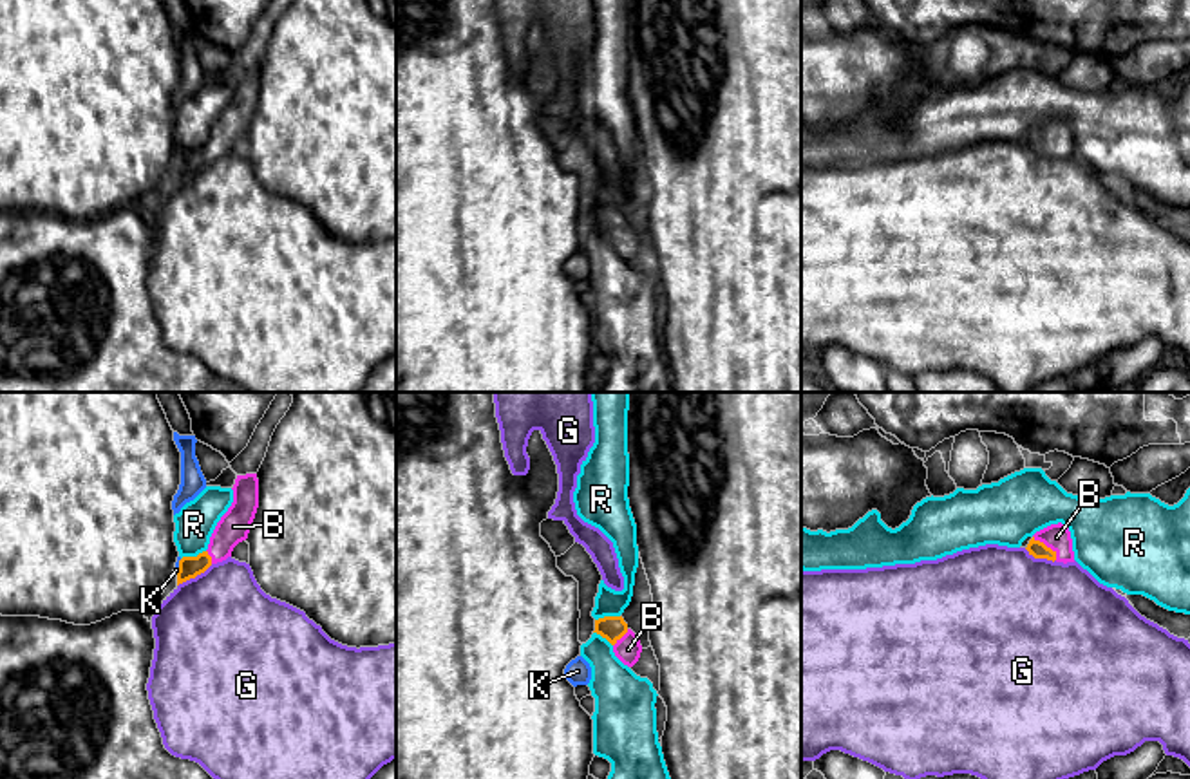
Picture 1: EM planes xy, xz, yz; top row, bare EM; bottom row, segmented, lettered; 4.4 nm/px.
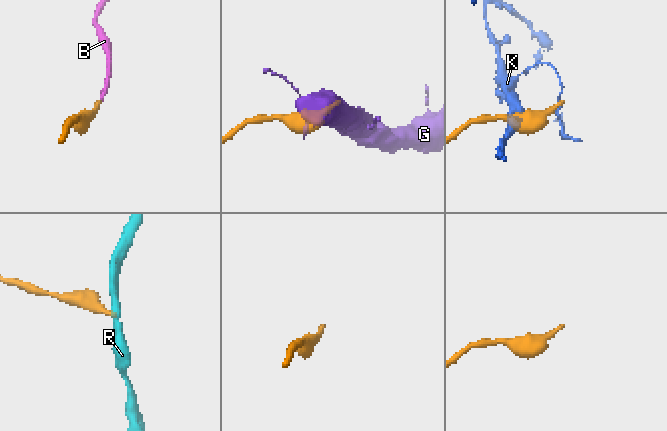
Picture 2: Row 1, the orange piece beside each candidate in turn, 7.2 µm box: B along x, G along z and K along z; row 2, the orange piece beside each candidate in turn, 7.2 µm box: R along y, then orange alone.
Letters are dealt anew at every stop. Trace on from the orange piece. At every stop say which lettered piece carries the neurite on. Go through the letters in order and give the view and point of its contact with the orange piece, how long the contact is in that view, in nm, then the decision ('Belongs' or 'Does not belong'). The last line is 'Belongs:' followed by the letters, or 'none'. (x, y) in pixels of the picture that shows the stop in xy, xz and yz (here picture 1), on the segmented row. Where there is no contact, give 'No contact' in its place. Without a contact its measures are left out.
B: Touches orange at yz (1046, 546). Shared border 160 nm. Belongs
G: Touches orange at xy (194, 577). Shared border 190 nm. Does not belong
K: Touches orange at xy (179, 566). Shared border 80 nm. Does not belong
R: Touches orange at xy (192, 557). Shared border 120 nm. Does not belong
Belongs: B

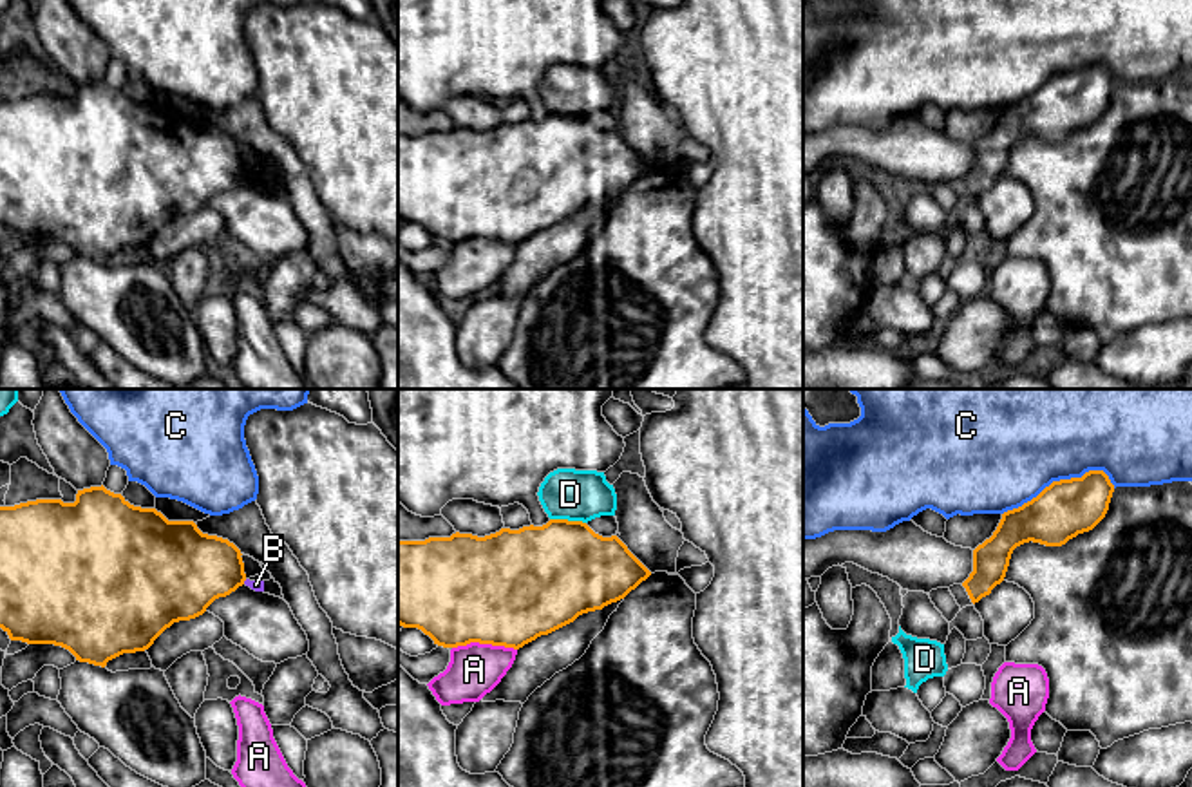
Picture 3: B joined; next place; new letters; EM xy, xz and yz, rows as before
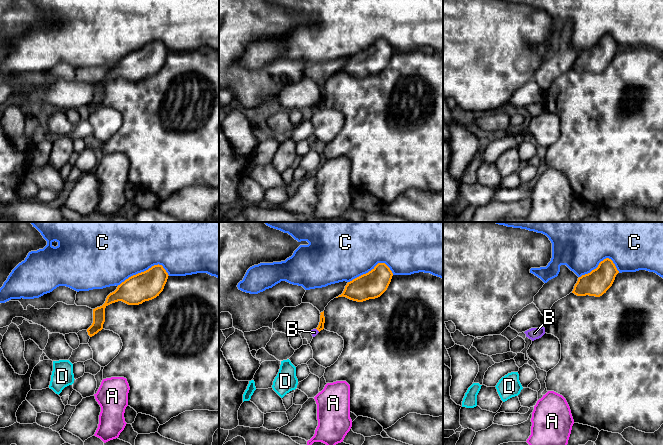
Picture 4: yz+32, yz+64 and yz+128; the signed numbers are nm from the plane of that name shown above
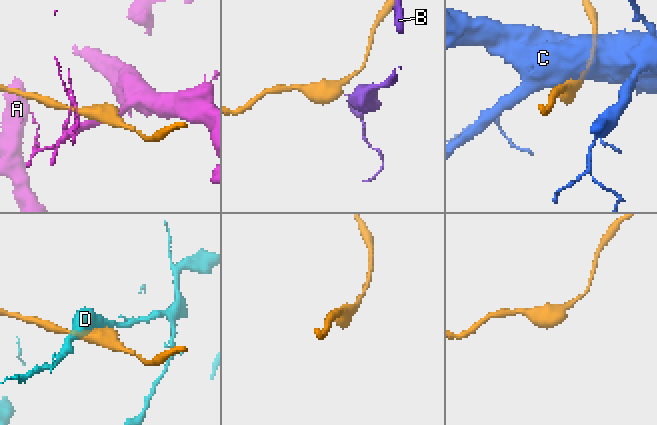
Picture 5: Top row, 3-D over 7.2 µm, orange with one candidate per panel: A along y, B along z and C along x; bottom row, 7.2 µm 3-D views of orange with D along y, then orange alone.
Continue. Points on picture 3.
A: Touches orange at xz (485, 643). Shared border 280 nm. Does not belong
B: Touches orange at xy (245, 579). Shared border 30 nm. Does not belong
C: Touches orange at yz (1060, 480). Shared border 500 nm. Does not belong
D: Touches orange at xz (567, 520). Shared border 160 nm. Does not belong
Belongs: none

